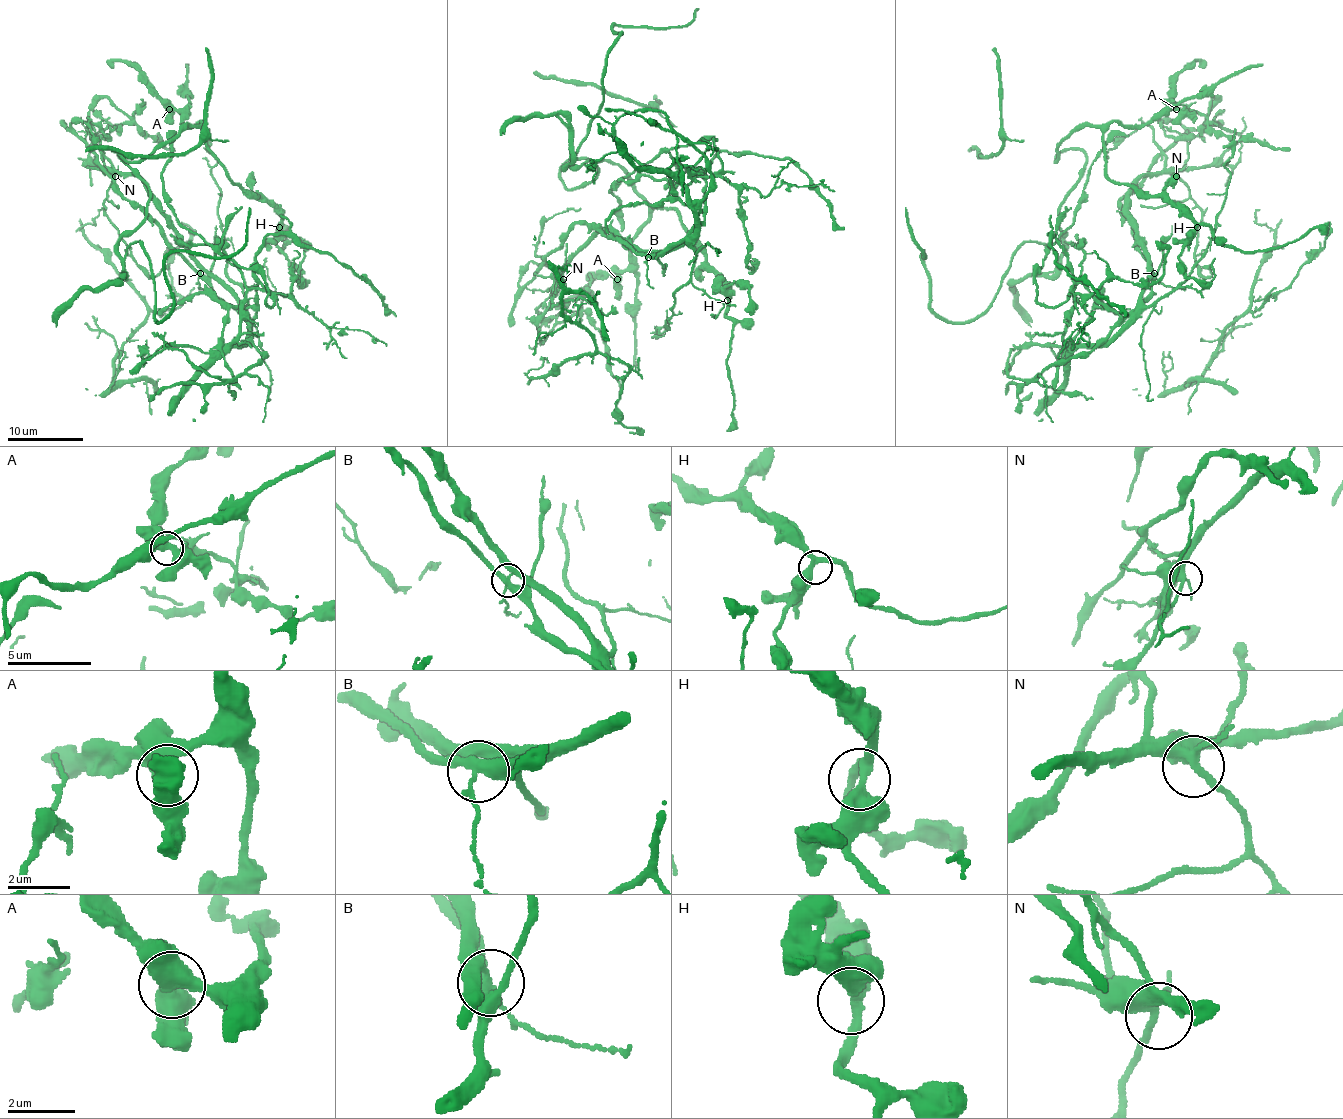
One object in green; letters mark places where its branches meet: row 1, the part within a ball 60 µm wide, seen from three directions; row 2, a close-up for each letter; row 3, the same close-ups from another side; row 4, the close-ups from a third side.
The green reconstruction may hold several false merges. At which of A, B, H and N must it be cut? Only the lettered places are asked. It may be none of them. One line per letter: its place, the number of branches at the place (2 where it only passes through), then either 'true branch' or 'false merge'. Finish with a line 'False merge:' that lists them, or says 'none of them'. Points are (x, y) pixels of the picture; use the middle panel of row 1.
A: place (617, 279); branches 2; true branch
B: place (648, 257); branches 4; false merge
H: place (727, 300); branches 3; true branch
N: place (563, 279); branches 3; true branch
False merge: B

